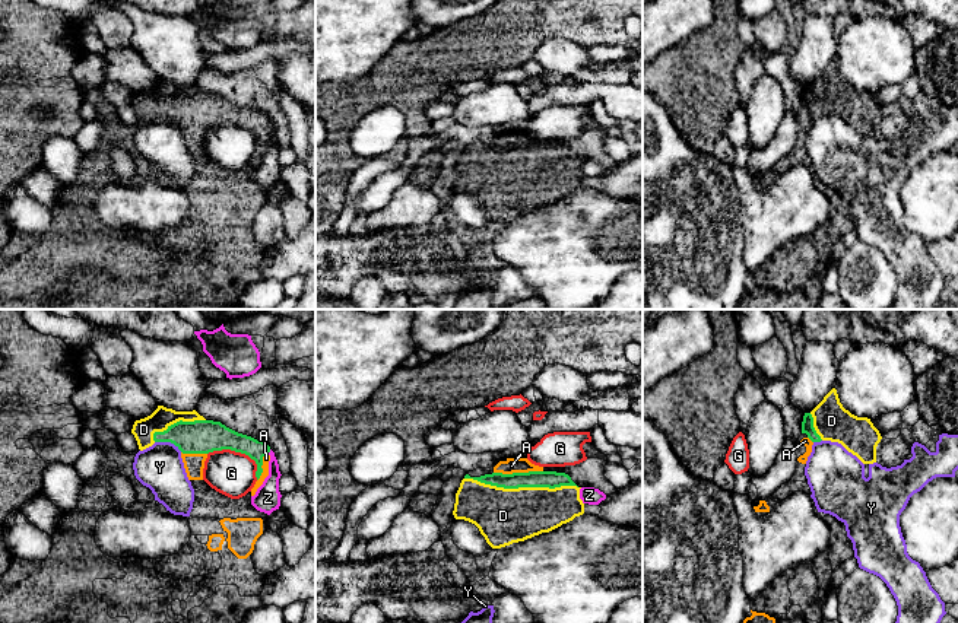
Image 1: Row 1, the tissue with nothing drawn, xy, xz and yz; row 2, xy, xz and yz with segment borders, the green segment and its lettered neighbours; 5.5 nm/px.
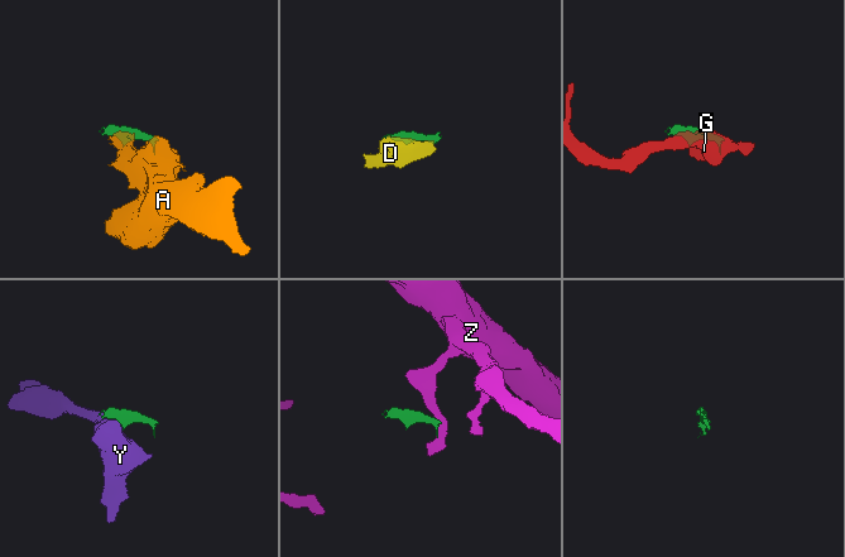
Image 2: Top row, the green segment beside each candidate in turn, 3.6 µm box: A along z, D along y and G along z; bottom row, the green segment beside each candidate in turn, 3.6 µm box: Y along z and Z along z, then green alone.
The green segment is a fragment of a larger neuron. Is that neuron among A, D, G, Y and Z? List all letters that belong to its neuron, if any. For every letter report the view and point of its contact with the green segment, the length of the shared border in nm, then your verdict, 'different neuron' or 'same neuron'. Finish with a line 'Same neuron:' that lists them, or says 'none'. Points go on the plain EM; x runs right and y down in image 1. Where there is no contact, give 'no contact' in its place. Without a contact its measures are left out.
A: meets green in xz at (517, 146); contact 280 nm long; same neuron
D: meets green in xz at (522, 159); contact 650 nm long; same neuron
G: meets green in xy at (240, 124); contact 320 nm long; different neuron
Y: meets green in xy at (168, 114); contact 160 nm long; different neuron
Z: meets green in xy at (269, 124); contact 30 nm long; different neuron
Same neuron: A, D

